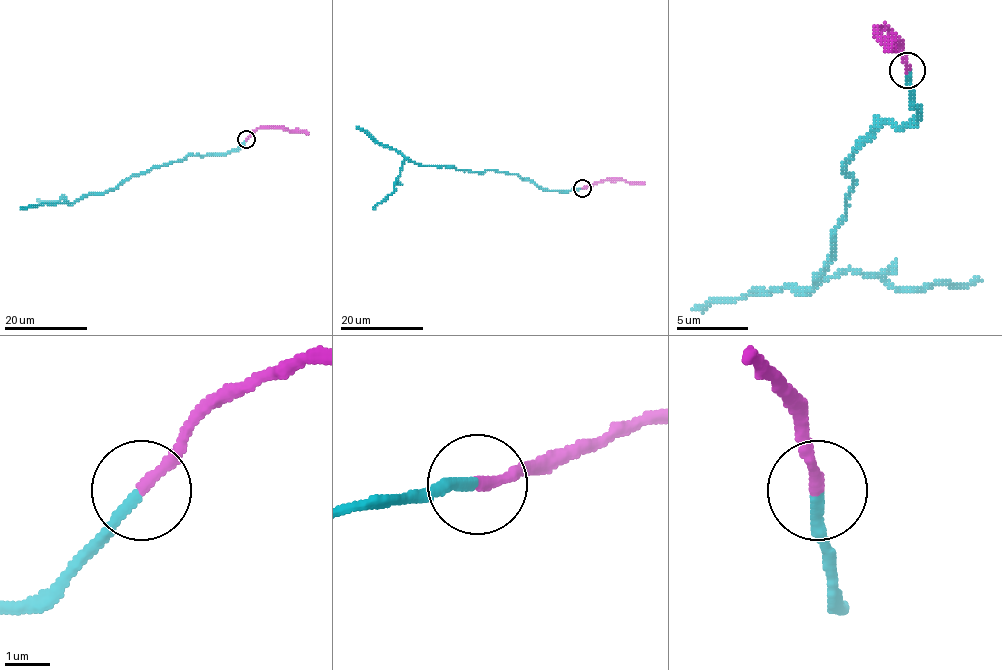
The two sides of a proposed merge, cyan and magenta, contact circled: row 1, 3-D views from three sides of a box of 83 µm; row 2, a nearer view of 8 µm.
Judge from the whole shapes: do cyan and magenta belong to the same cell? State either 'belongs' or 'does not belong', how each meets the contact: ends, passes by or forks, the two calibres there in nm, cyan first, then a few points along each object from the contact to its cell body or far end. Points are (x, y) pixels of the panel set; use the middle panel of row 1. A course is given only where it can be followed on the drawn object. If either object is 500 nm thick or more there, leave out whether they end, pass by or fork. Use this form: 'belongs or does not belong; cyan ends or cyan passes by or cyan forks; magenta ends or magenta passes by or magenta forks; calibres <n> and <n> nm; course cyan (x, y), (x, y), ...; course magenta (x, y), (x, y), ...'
does not belong; cyan ends; magenta ends; calibres 240 and 260 nm; course cyan (583, 188), (565, 192), (543, 190), (517, 174), (425, 166), (405, 159), (394, 191), (372, 208); course magenta (583, 188), (606, 179), (645, 184)

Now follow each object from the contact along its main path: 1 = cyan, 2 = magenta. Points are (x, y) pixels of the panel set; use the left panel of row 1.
1: (247, 139), (236, 149), (188, 155), (74, 202), (64, 197), (58, 202), (36, 199)
2: (247, 139), (258, 129), (285, 128), (309, 134)

